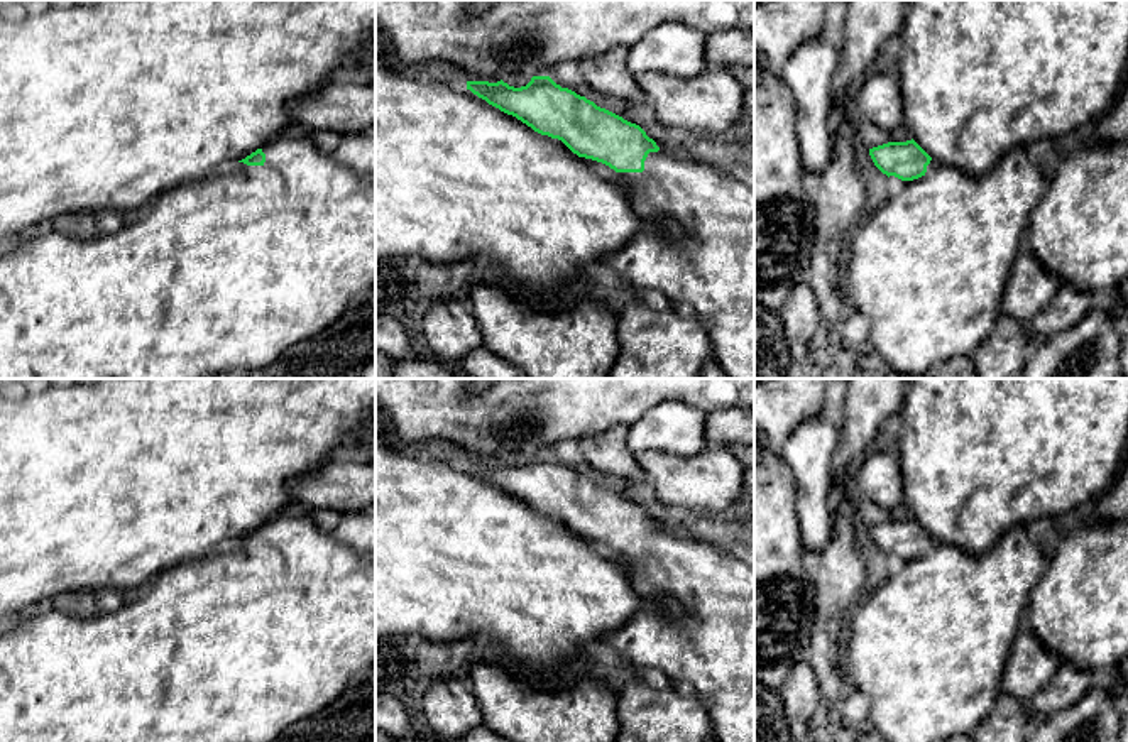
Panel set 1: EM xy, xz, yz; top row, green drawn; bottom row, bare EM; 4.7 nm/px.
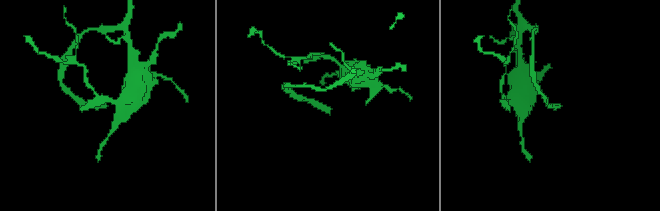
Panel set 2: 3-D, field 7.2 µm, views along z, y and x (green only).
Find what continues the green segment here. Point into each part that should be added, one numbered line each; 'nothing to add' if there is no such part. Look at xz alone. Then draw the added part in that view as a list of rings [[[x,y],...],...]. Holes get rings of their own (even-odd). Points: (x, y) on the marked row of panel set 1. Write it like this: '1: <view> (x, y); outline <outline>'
1: xz (711, 266); outline [[[649,152],[643,172],[616,172],[644,228],[624,248],[609,254],[600,264],[611,267],[621,279],[638,291],[663,292],[671,303],[683,303],[705,328],[714,348],[714,360],[731,379],[754,379],[754,188],[726,174],[720,167],[678,161],[665,152]],[[614,171],[616,172],[616,171]],[[666,220],[673,220],[682,235],[666,232]]]

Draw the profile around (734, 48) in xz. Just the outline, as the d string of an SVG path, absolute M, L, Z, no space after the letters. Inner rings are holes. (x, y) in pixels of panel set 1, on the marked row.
M727 30L712 34L705 44L707 64L754 68L754 30Z

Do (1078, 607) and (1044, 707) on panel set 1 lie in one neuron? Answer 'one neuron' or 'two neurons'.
one neuron

